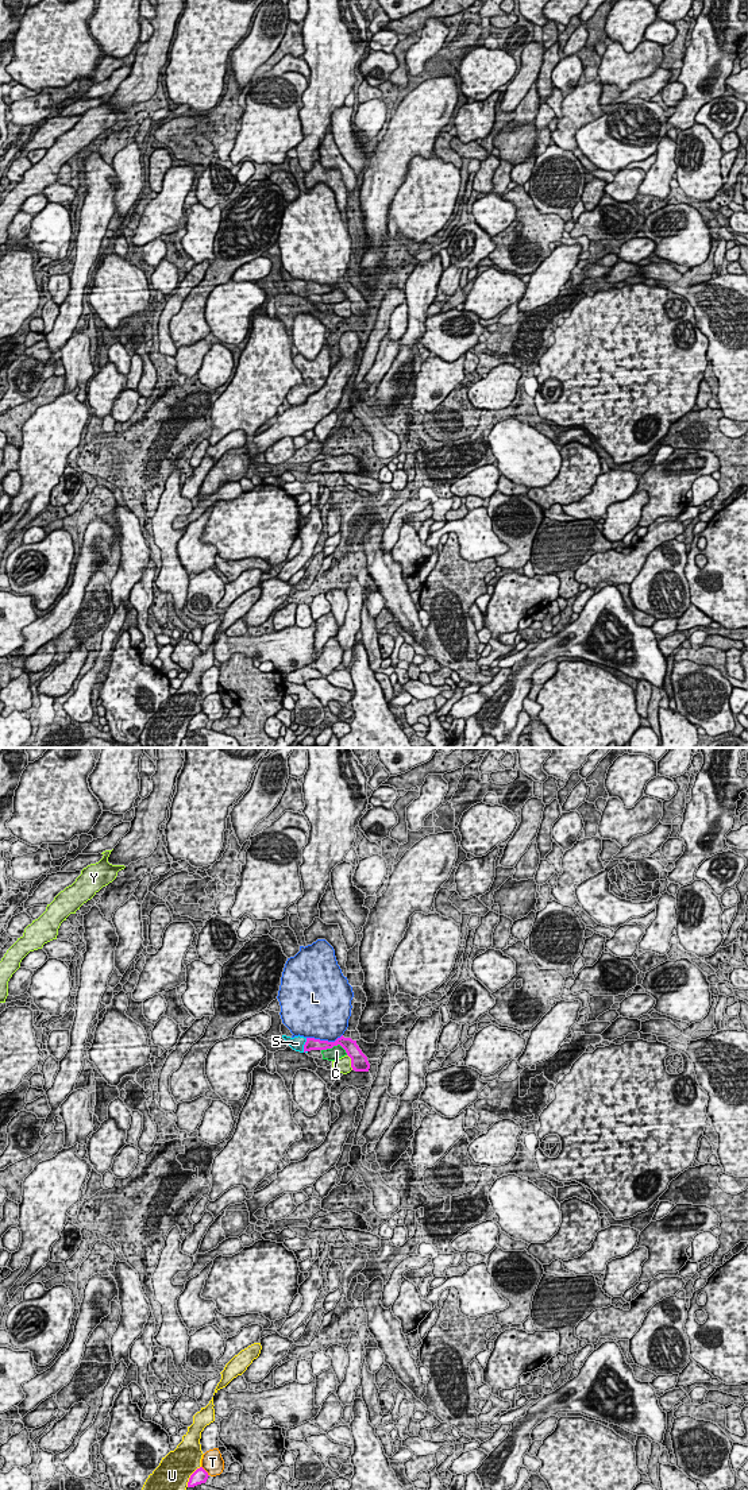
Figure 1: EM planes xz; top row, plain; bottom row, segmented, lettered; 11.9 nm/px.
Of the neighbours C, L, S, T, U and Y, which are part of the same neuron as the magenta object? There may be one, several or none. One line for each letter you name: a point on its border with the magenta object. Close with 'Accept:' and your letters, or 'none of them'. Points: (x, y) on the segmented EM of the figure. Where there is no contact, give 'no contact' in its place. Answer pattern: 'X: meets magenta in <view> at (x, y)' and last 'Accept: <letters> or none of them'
S: meets magenta in xz at (304, 1045)
Accept: S

